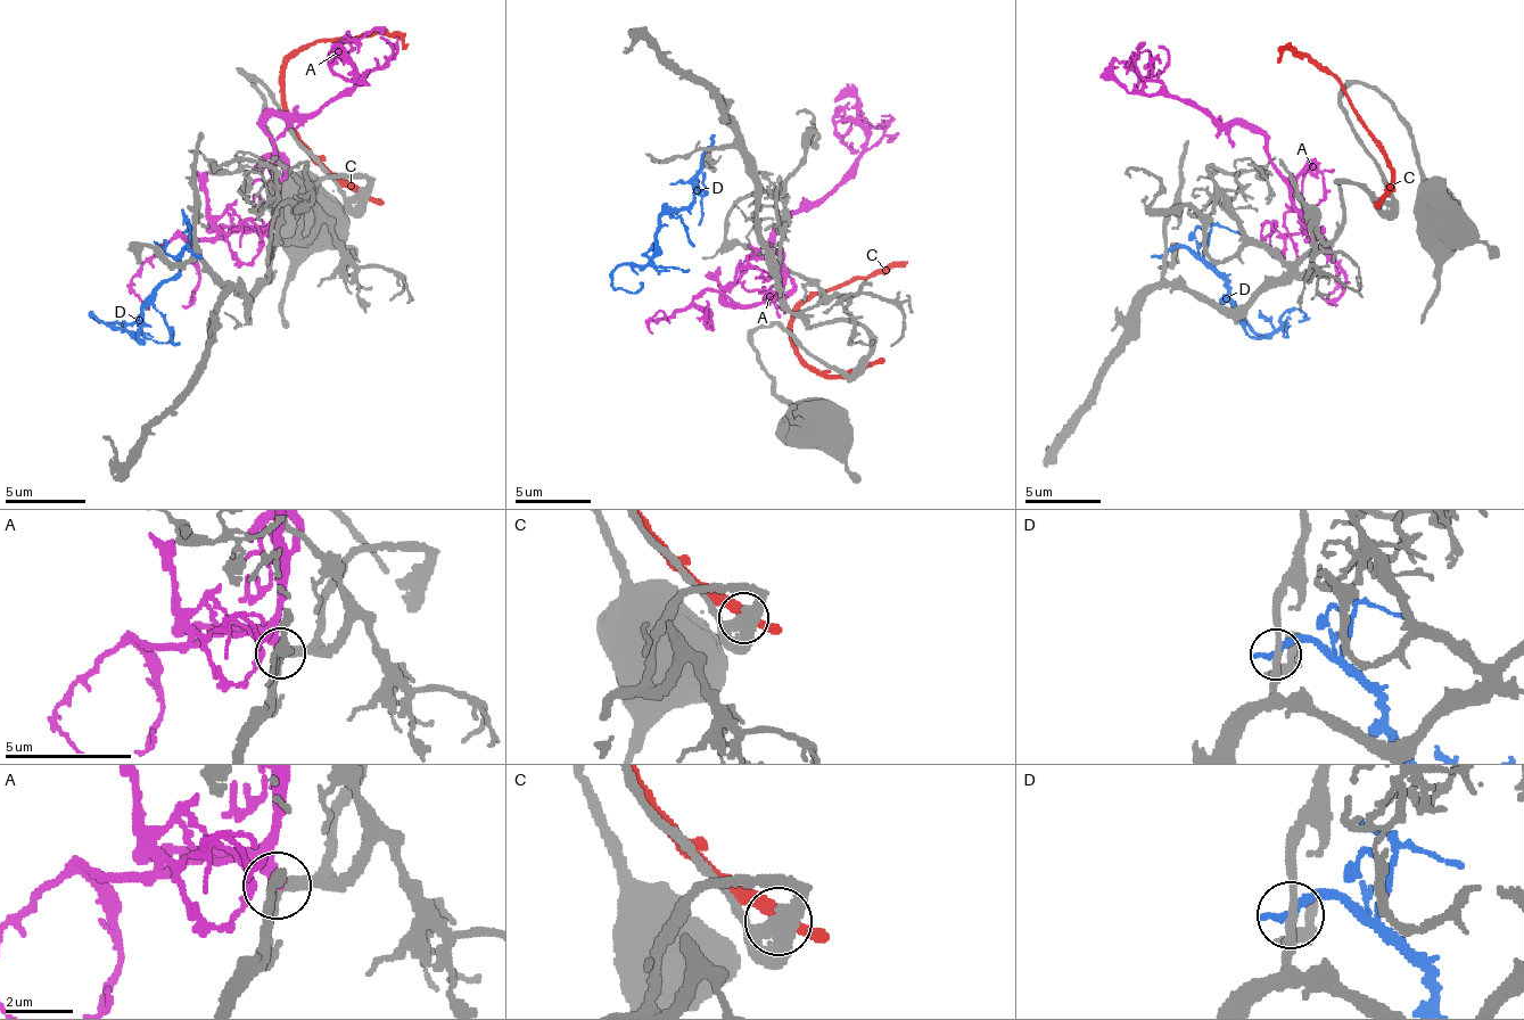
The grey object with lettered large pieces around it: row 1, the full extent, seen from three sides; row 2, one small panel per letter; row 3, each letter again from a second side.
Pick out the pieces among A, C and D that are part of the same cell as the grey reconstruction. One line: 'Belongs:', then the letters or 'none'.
Belongs: none

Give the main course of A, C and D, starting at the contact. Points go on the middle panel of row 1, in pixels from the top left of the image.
A: (782, 298), (774, 233), (842, 177), (865, 144), (850, 121), (834, 124), (850, 144)
C: (861, 365), (842, 373), (812, 365), (793, 344), (793, 317), (823, 290), (888, 271), (906, 260)
D: (710, 147), (683, 207), (672, 207), (661, 219), (653, 256), (611, 276), (627, 290), (639, 290), (639, 282)

